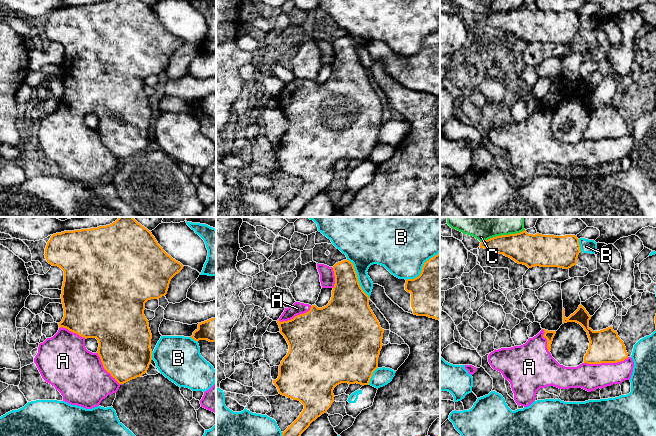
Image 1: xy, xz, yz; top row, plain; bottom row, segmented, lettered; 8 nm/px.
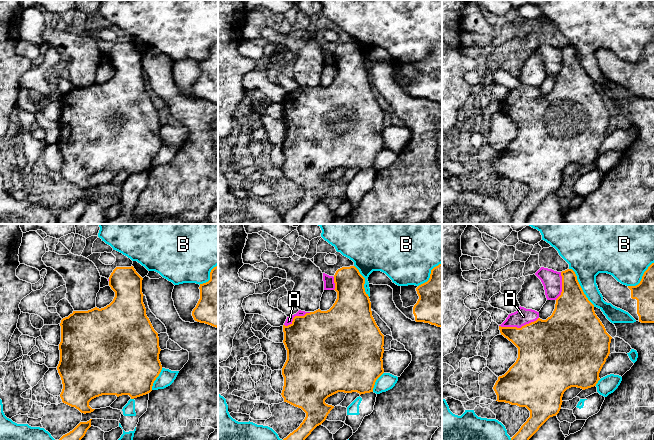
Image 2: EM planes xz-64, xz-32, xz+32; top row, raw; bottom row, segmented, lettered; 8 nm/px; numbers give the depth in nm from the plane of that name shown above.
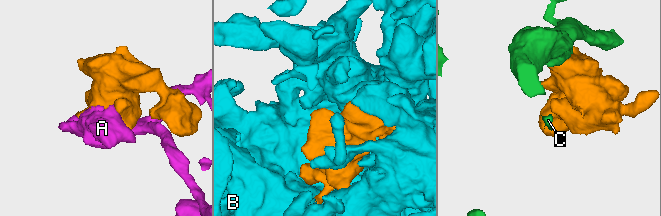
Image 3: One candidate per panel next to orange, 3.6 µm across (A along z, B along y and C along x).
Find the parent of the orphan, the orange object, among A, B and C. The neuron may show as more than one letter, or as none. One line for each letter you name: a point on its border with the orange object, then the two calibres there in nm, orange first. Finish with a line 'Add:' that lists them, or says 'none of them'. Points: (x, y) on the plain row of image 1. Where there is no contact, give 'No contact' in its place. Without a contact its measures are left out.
A: Touches orange at yz (606, 138). Thickness 260 nm (orange) against 220 nm
Add: A

